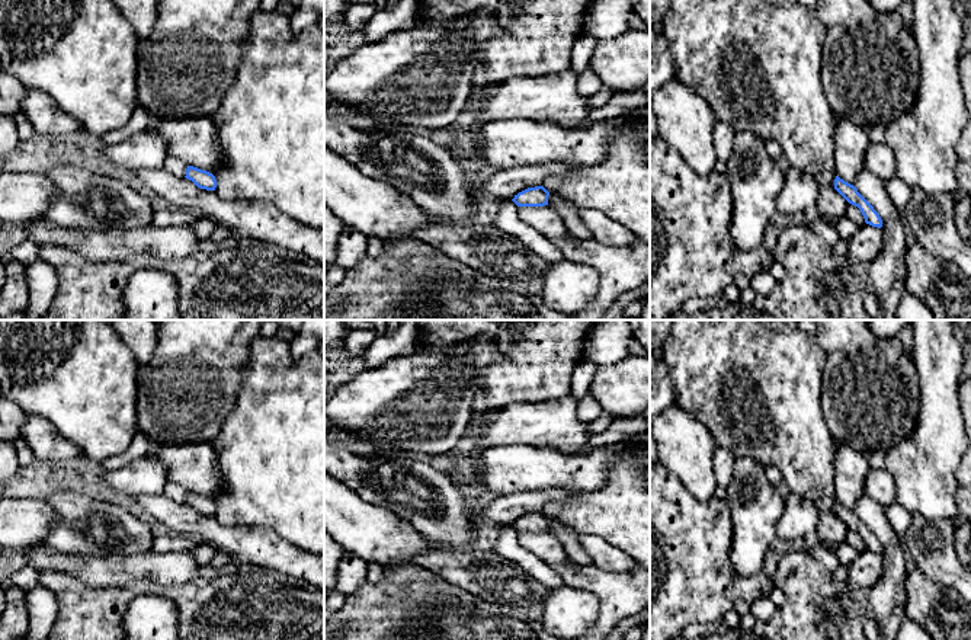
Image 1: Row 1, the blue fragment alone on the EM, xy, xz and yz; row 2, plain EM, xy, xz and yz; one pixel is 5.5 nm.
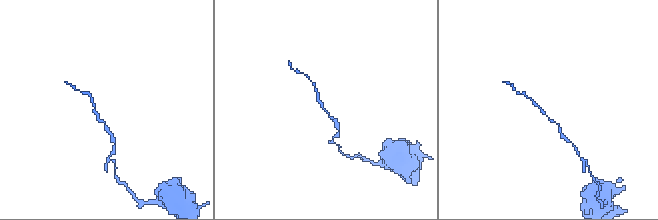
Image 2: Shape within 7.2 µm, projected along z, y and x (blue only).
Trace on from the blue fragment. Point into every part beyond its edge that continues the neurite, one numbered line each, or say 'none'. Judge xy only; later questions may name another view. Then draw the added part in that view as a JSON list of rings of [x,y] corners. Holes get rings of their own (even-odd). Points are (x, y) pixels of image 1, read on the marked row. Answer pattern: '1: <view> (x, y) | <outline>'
none

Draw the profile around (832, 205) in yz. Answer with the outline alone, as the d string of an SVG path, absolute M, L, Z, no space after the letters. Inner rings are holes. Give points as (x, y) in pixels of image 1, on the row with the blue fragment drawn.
M820 186L817 209L826 223L834 223L846 217L849 202L833 188Z

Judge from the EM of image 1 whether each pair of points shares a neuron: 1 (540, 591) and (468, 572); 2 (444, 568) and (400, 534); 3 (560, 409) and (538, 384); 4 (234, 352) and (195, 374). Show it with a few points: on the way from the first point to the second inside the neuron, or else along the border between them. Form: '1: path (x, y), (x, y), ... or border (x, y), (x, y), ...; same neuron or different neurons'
1: path (522, 591), (513, 591), (486, 573); same neuron
2: border (429, 547), (419, 553), (413, 562); different neurons
3: border (570, 392), (555, 399), (516, 400); different neurons
4: path (224, 352), (217, 352), (205, 364); same neuron

